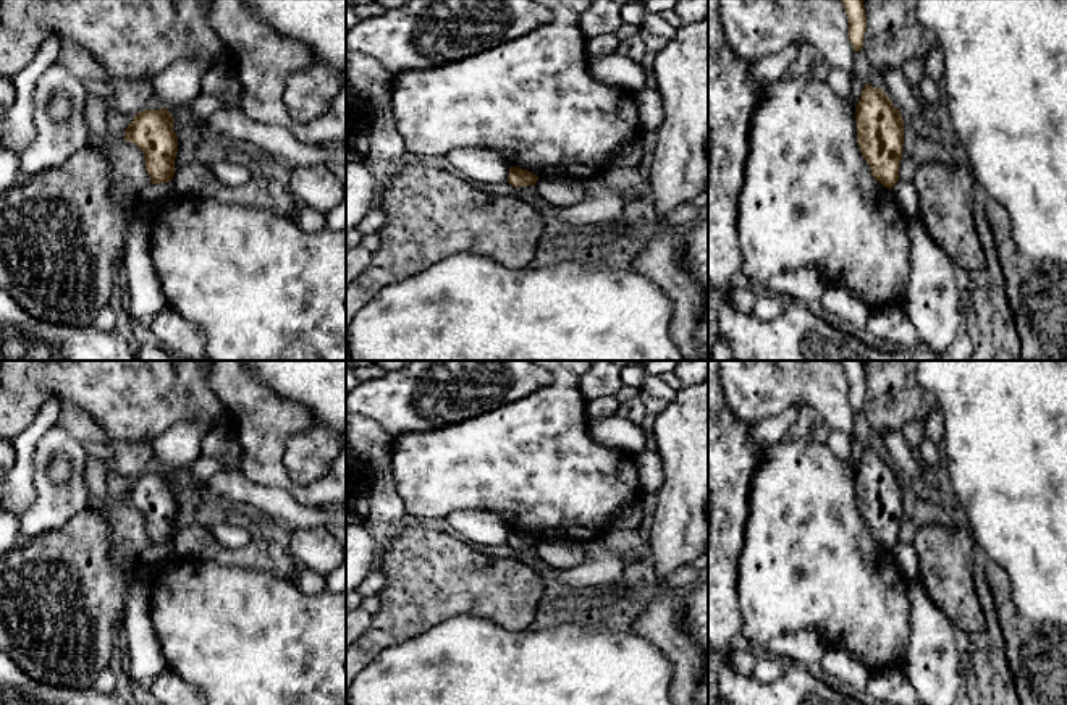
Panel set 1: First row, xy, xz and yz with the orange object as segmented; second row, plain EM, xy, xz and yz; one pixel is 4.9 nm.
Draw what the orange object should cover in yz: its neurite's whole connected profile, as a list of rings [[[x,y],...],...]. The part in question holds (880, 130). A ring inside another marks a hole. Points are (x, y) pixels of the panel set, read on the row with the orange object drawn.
[[[868,82],[855,107],[857,142],[871,175],[884,188],[899,181],[904,147],[904,121],[883,89]]]

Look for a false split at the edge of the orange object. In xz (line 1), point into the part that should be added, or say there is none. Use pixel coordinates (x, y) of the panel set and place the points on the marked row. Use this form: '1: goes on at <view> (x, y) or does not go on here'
1: does not go on here

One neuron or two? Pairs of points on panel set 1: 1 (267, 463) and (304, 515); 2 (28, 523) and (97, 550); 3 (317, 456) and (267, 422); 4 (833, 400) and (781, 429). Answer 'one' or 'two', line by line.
1: two
2: two
3: two
4: two

